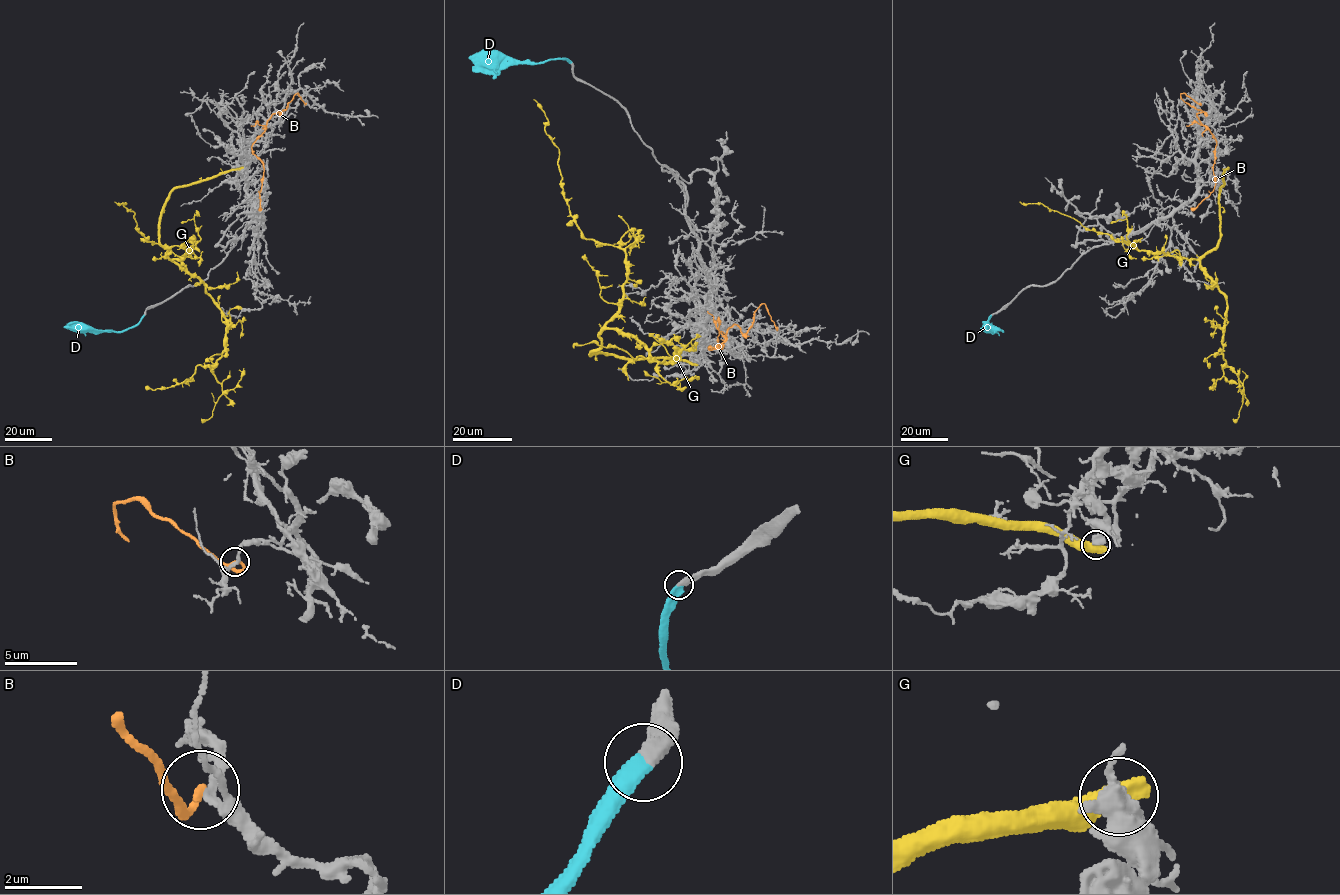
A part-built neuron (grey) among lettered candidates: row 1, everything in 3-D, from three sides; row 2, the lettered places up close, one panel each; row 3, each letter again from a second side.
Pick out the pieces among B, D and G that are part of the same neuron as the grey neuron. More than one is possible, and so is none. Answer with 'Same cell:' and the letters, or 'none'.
Same cell: D

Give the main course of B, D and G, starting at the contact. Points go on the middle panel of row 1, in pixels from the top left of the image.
B: (777, 328), (762, 303), (748, 330), (734, 324), (709, 349), (723, 346), (718, 317)
D: (570, 62), (550, 59), (541, 63), (478, 64), (469, 57)
G: (695, 363), (591, 353), (619, 309), (625, 253), (583, 236), (565, 198), (547, 118), (533, 99)

